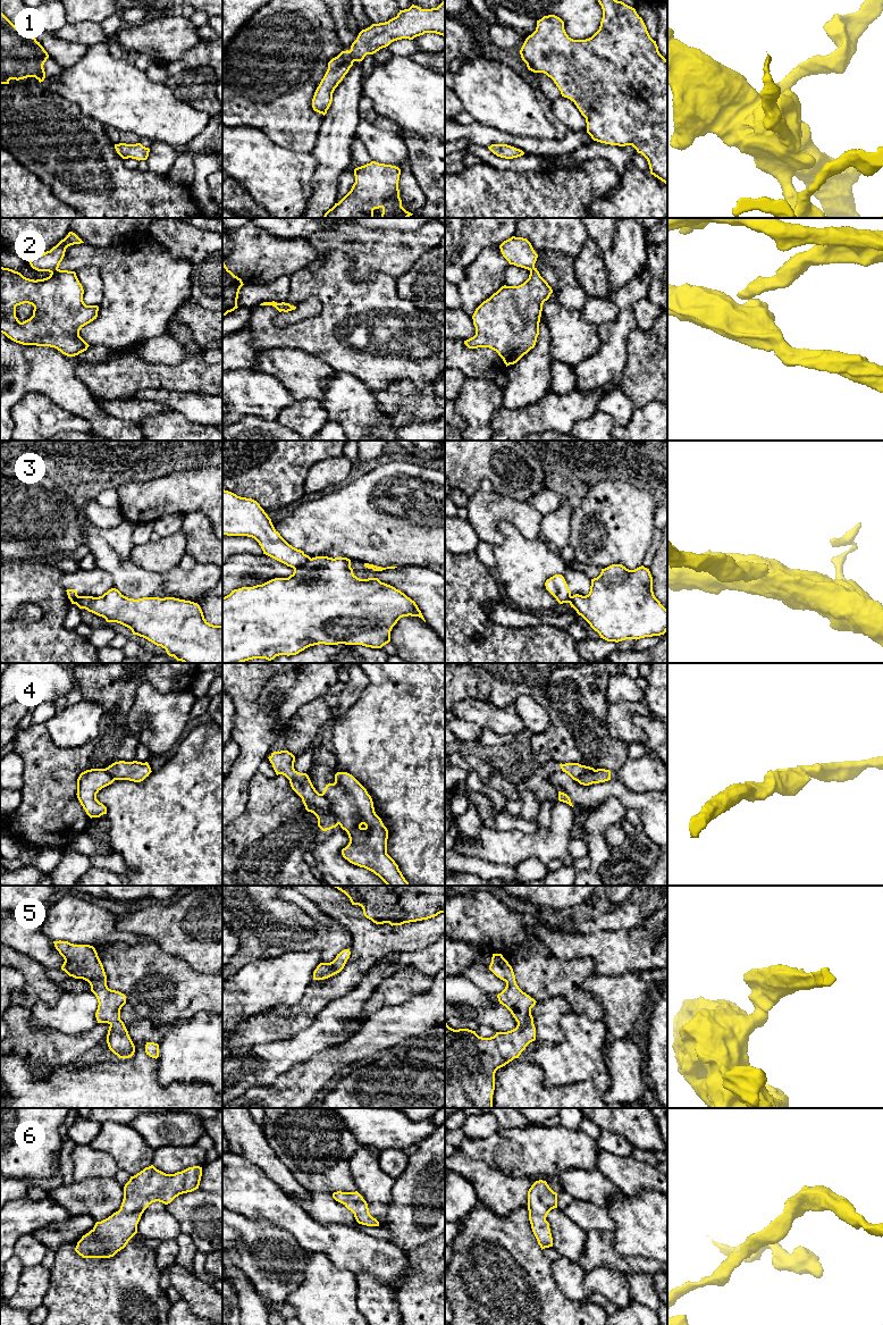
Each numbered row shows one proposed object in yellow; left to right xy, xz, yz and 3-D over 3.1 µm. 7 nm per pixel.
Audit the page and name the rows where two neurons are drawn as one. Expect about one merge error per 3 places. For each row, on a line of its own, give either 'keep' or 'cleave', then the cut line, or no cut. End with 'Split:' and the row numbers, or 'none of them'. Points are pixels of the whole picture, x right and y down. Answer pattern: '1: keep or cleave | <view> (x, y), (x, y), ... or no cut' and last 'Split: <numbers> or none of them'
1: keep | no cut
2: cleave | xy (57, 268), (51, 273)
3: cleave | xz (310, 558), (294, 569)
4: cleave | xz (320, 794), (329, 802), (330, 810), (339, 823)
5: keep | no cut
6: keep | no cut
Split: 2, 3, 4

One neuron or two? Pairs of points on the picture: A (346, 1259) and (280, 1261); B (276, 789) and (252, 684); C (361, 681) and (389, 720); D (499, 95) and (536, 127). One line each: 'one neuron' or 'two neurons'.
A: one neuron
B: two neurons
C: two neurons
D: one neuron

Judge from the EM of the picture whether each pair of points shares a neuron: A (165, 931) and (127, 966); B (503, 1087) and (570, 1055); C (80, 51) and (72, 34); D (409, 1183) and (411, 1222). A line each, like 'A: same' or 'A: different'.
A: different
B: different
C: different
D: same

